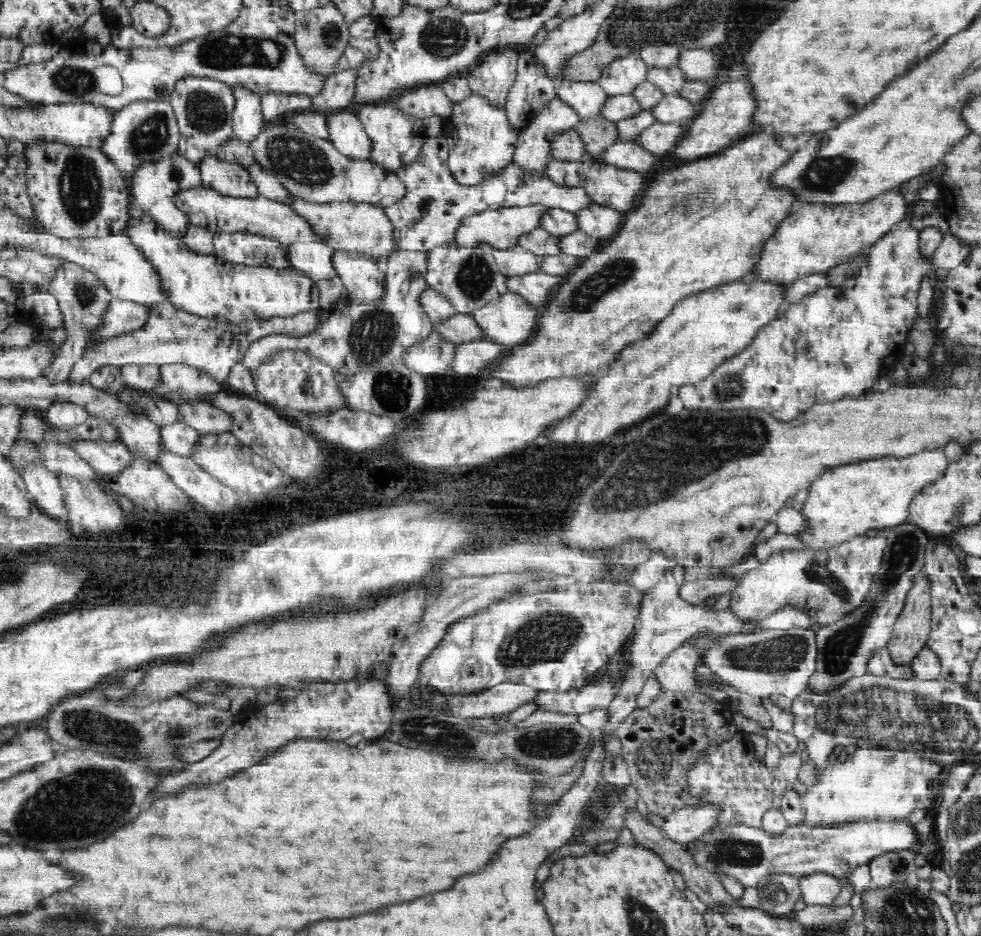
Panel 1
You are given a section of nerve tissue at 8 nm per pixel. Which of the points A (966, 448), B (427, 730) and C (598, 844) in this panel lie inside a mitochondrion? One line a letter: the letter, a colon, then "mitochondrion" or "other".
A: other
B: mitochondrion
C: other

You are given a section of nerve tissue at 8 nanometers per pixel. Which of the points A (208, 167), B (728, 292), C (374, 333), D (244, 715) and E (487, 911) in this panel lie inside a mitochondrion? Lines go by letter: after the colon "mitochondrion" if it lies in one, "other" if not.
A: other
B: other
C: mitochondrion
D: other
E: mitochondrion

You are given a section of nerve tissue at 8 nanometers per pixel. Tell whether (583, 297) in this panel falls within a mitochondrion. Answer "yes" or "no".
yes

